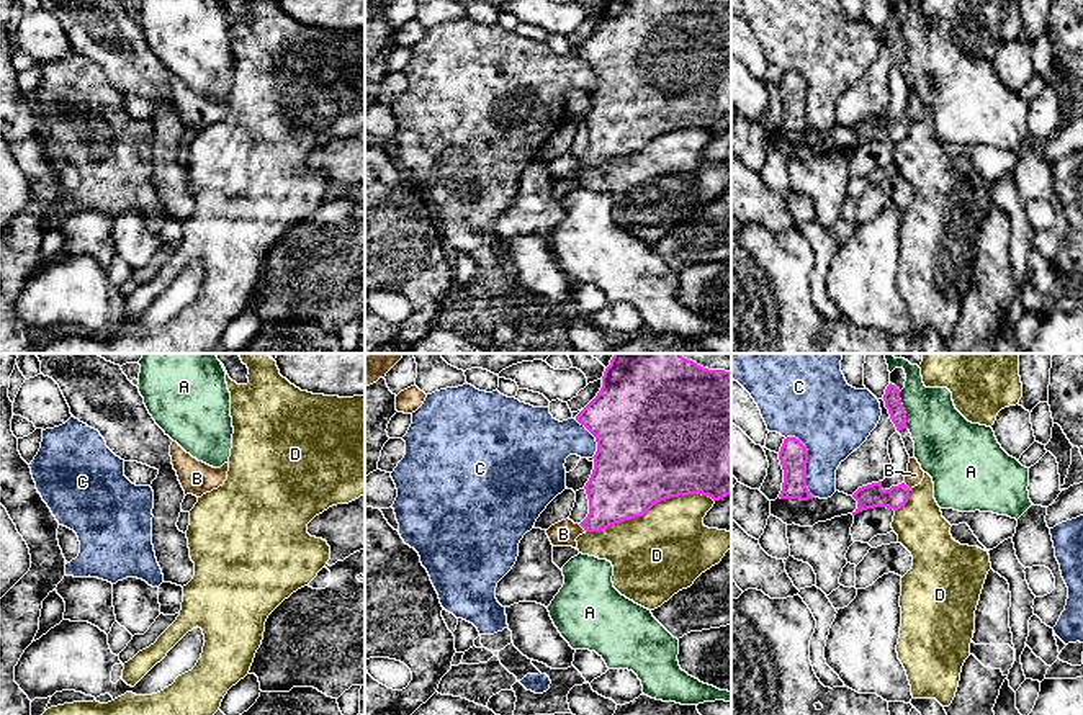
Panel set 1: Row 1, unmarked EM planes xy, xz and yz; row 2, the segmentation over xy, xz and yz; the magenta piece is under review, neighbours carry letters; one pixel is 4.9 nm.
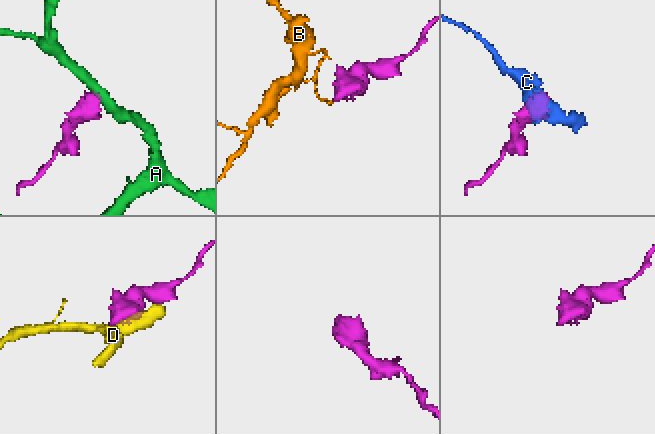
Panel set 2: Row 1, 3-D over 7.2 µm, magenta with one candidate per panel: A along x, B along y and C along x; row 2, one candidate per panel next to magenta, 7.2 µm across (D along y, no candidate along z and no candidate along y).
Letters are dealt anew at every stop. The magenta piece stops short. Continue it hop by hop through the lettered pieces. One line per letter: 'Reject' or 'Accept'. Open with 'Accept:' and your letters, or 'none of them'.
Accept: none of them
A: Reject
B: Reject
C: Reject
D: Reject

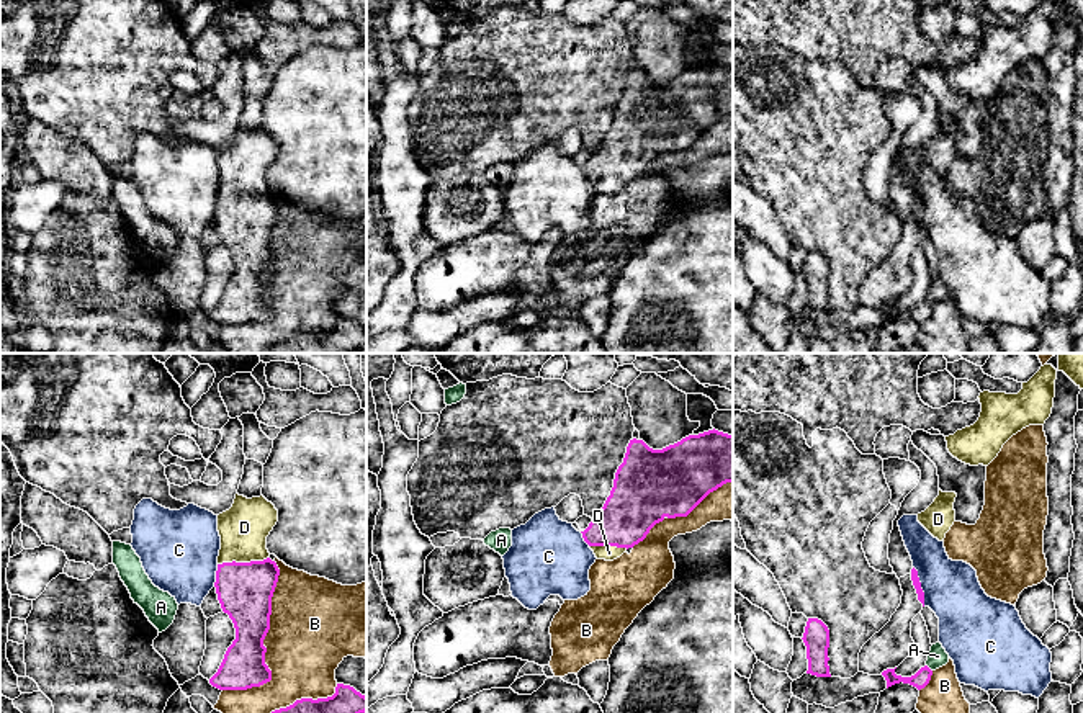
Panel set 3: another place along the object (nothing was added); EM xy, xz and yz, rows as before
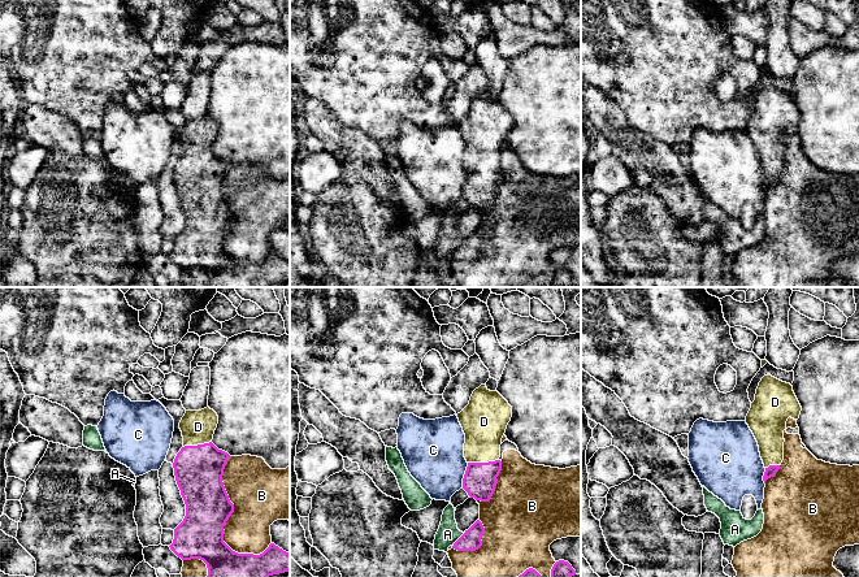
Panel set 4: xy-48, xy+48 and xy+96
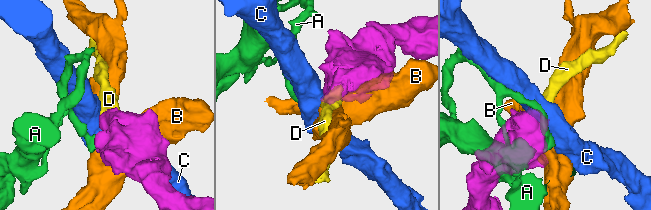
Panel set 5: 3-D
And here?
Accept: D
A: Reject
B: Reject
C: Reject
D: Accept

